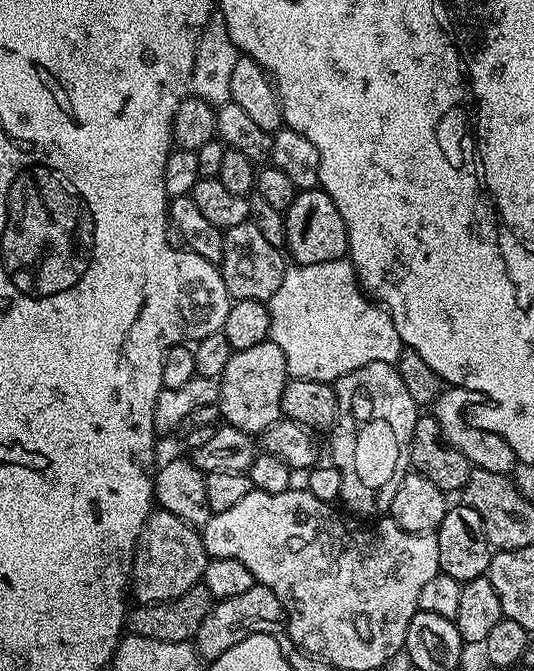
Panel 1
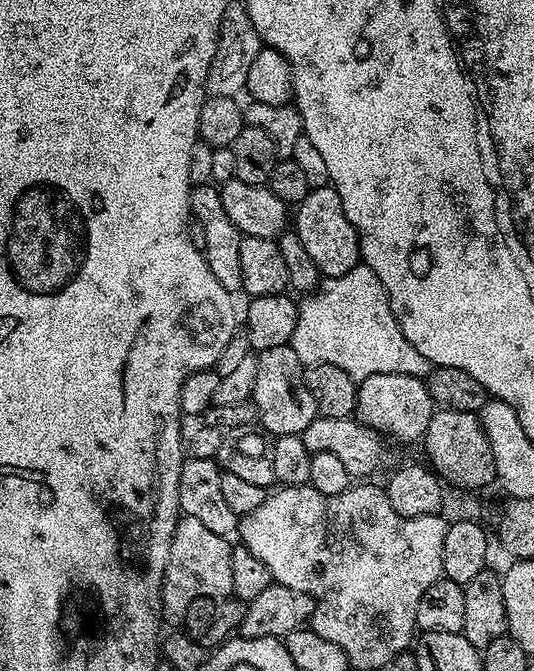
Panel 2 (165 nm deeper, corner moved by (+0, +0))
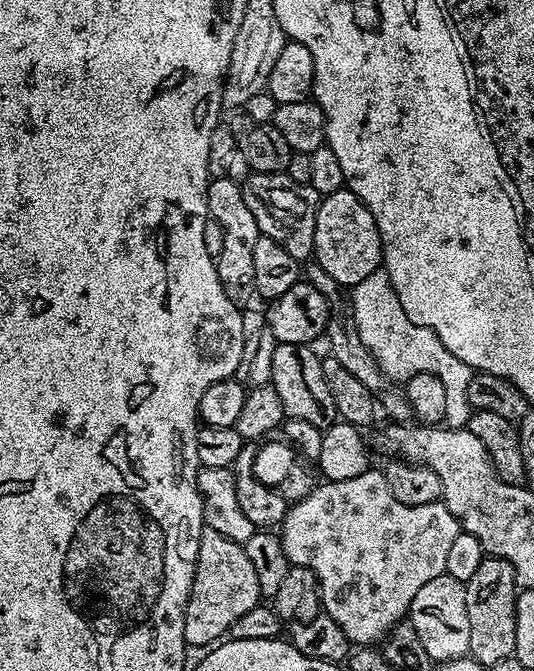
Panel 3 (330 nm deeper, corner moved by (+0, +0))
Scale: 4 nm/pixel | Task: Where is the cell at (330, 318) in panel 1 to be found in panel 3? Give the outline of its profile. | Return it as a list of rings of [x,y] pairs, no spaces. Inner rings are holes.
[[[384,271],[362,278],[362,282],[351,289],[350,299],[358,338],[362,338],[362,346],[370,350],[382,374],[392,382],[407,382],[414,378],[414,374],[434,374],[446,389],[444,424],[450,428],[465,427],[474,411],[468,401],[468,387],[474,370],[466,366],[466,362],[454,358],[454,354],[442,346],[442,338],[438,338],[434,330],[418,326],[418,322],[410,322],[410,318],[406,318],[406,310],[402,310],[402,302],[398,302],[398,294],[394,294],[394,286]]]

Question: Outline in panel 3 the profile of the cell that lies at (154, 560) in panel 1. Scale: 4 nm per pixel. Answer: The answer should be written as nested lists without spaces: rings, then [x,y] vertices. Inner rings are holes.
[[[205,527],[198,546],[194,582],[184,611],[185,645],[192,647],[193,644],[199,650],[215,645],[231,633],[234,622],[238,622],[242,614],[261,603],[258,574],[250,558],[246,558],[243,544],[230,542],[230,538],[222,538],[218,530]]]

